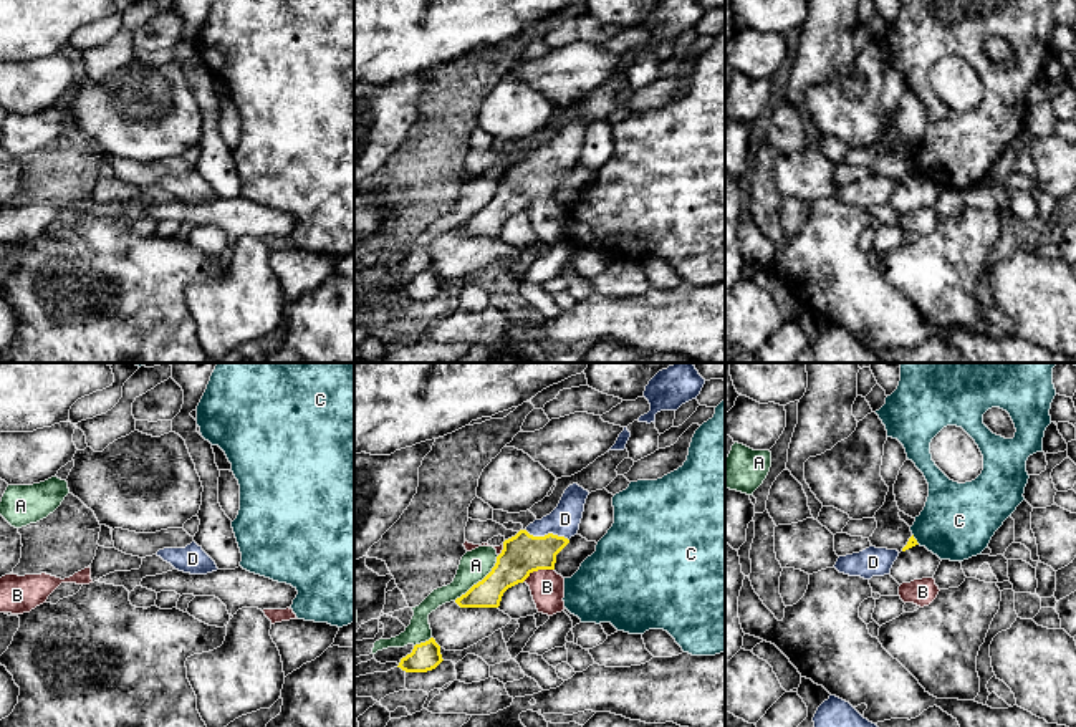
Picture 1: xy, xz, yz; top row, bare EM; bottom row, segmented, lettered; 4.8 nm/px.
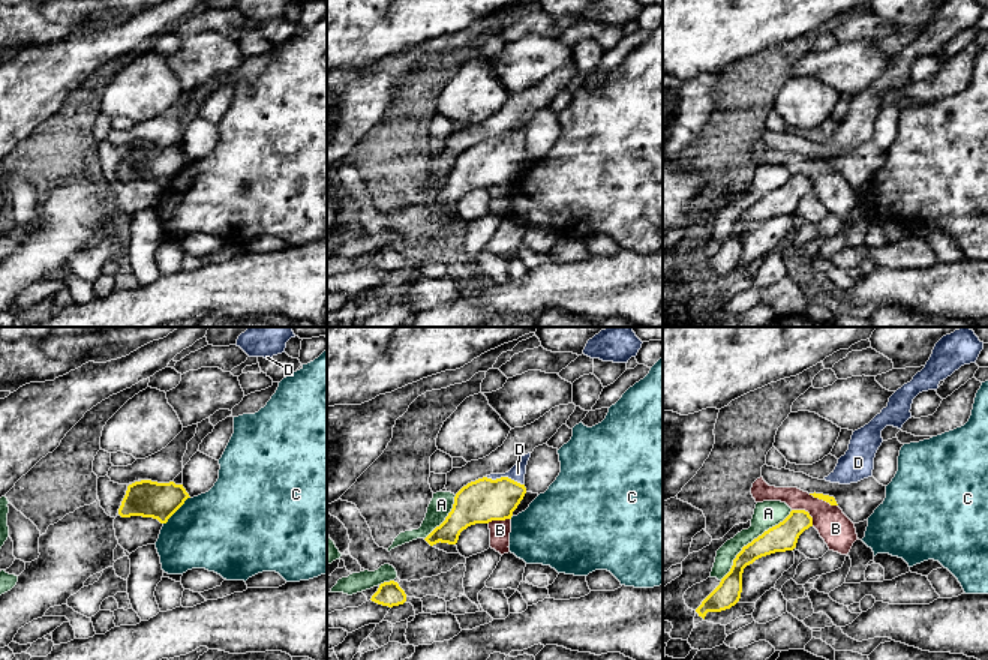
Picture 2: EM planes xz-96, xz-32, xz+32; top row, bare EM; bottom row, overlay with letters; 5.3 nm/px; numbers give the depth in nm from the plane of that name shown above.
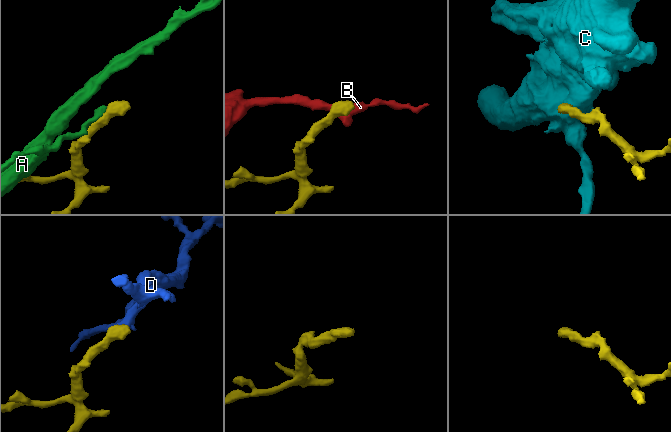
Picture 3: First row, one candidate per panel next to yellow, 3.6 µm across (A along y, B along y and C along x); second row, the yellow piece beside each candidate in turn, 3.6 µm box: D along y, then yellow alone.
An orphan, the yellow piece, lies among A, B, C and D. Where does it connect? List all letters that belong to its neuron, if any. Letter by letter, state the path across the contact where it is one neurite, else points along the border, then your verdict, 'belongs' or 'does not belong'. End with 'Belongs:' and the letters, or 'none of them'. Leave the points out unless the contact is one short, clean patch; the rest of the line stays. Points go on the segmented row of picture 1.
A: does not belong
B: border along xz (553, 568), (533, 570), (523, 580); does not belong
C: border along yz (912, 534), (919, 544); does not belong
D: runs through xz (523, 553), (532, 550), (547, 535), (565, 519); belongs
Belongs: D

